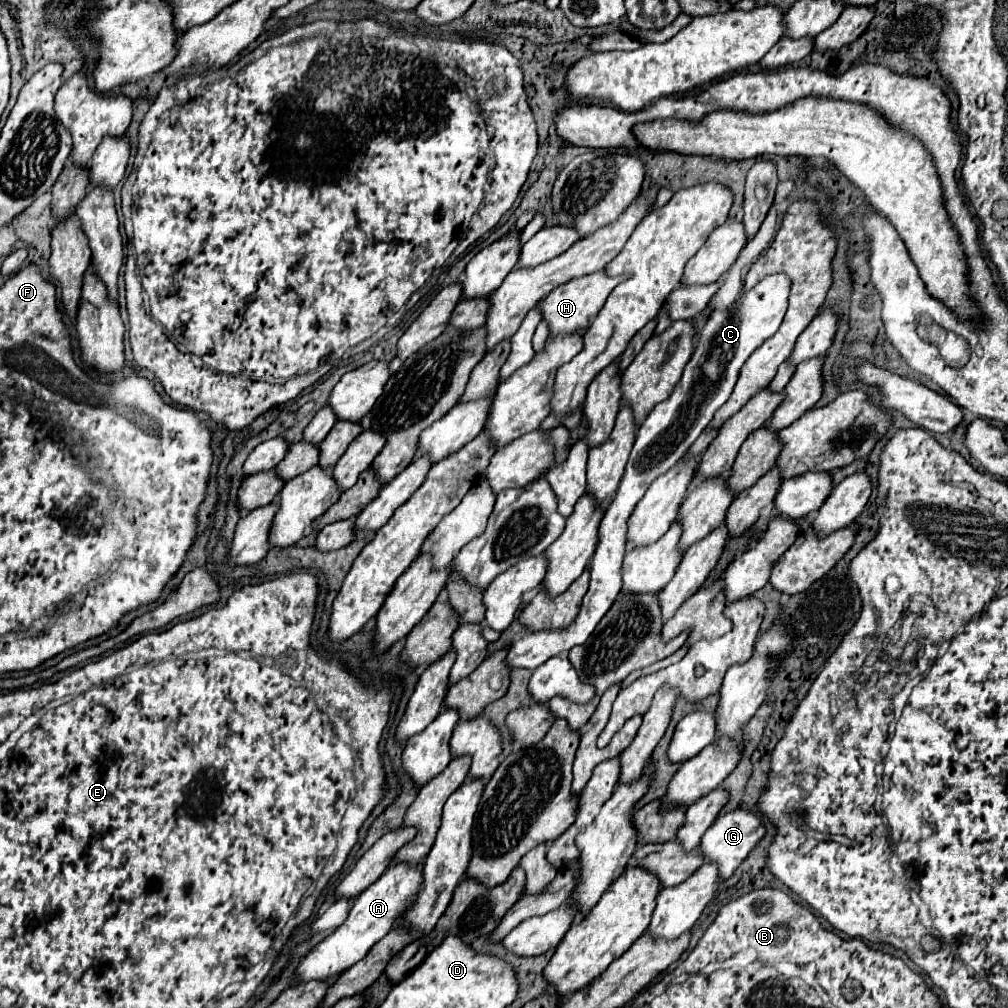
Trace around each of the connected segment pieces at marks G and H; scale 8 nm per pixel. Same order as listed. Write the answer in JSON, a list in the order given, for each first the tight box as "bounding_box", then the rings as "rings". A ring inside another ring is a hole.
[{"bounding_box":[699,808,765,878],"rings":[[[735,808],[723,816],[719,816],[713,826],[705,832],[699,850],[703,852],[707,862],[717,862],[719,864],[719,872],[721,878],[729,878],[733,874],[733,870],[749,856],[749,852],[757,846],[757,842],[765,836],[765,824],[759,818],[759,814],[755,814],[753,810],[745,810],[745,808]]]},{"bounding_box":[539,270,623,336],"rings":[[[605,270],[601,272],[593,272],[581,278],[575,278],[571,282],[565,282],[563,286],[555,288],[547,298],[543,298],[539,302],[543,318],[549,322],[549,334],[557,336],[557,334],[569,334],[569,332],[577,332],[581,328],[587,328],[589,322],[599,314],[599,310],[603,308],[607,296],[611,294],[611,290],[621,282],[623,278],[611,278],[607,276]]]}]

